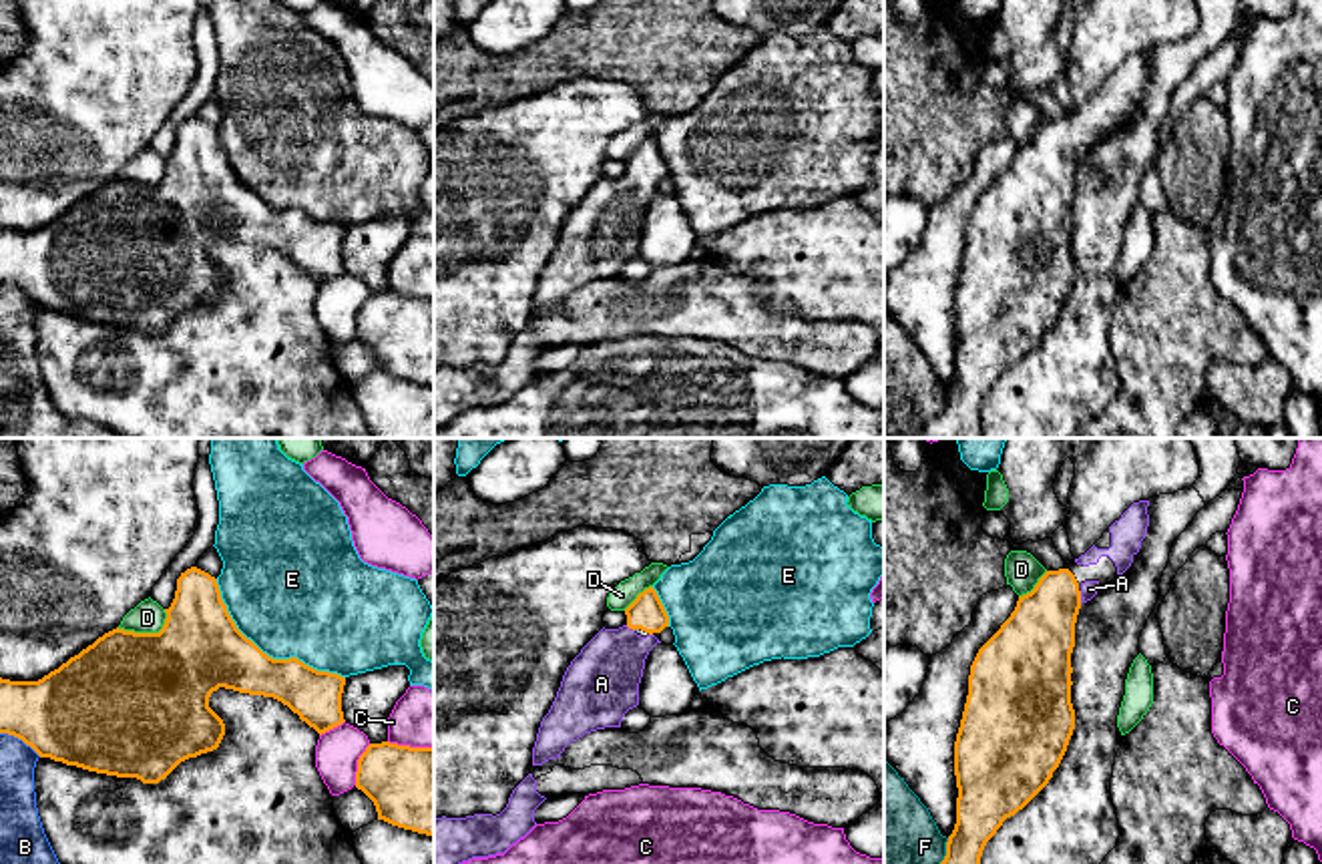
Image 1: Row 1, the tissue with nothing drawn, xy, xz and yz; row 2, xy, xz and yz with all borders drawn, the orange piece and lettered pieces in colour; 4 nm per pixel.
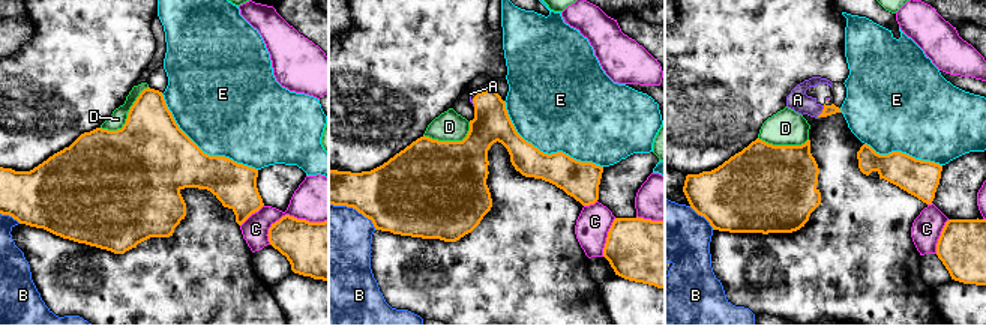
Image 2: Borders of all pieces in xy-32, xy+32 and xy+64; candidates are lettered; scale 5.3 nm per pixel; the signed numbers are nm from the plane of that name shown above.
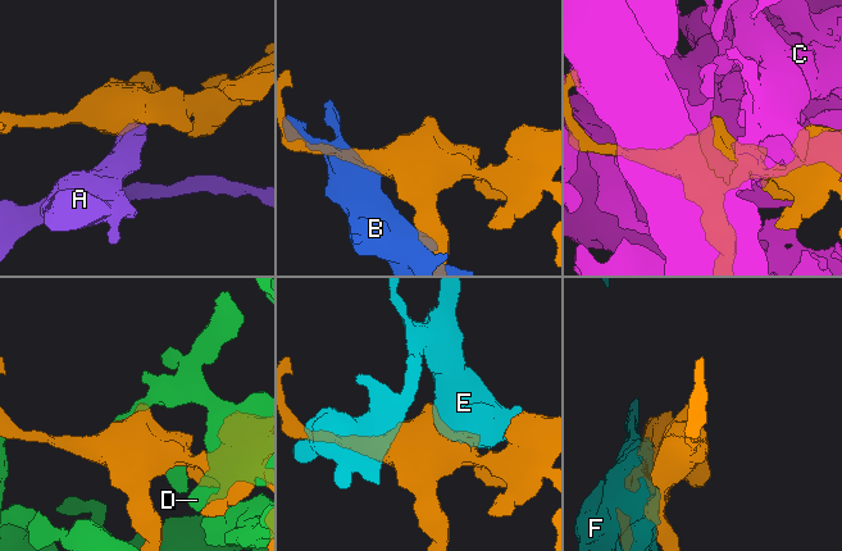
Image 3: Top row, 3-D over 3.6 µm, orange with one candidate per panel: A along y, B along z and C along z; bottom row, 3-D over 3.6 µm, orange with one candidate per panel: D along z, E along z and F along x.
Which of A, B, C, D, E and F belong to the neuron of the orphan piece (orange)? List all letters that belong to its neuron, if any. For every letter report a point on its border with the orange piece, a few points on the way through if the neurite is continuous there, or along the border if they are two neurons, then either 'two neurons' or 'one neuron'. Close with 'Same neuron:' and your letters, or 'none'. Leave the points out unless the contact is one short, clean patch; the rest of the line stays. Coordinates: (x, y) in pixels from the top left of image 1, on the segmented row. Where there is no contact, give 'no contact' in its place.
A: yz (1079, 597) | across yz (1037, 639), (1079, 597), (1089, 589) | one neuron
B: xy (21, 738) | two neurons
C: xy (358, 764) | two neurons
D: xy (145, 633) | two neurons
E: xy (266, 654) | two neurons
F: yz (947, 850) | two neurons
Same neuron: A

